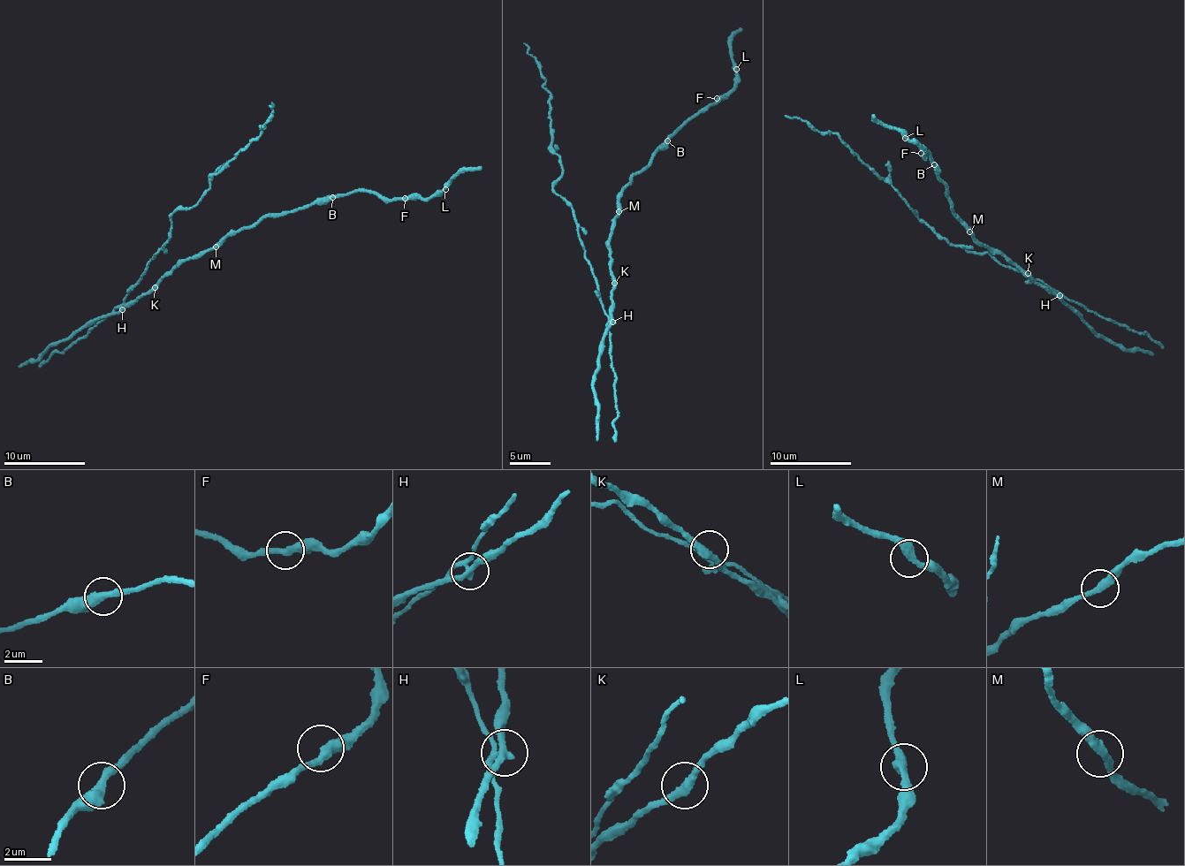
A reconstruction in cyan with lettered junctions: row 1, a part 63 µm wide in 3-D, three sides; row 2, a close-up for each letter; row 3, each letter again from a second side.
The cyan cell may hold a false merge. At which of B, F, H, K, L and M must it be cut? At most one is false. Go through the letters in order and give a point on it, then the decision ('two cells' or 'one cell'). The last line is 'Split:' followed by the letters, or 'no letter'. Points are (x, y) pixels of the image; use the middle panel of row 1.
B: (667, 140) | one cell
F: (717, 98) | one cell
H: (612, 322) | two cells
K: (614, 283) | one cell
L: (736, 69) | one cell
M: (619, 211) | one cell
Split: H

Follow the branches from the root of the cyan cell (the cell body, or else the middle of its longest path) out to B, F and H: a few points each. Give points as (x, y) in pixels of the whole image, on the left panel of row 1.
B: (154, 289), (180, 264), (201, 255), (231, 235), (250, 229), (267, 216), (282, 216), (323, 203), (332, 197)
F: (154, 289), (180, 264), (267, 216), (282, 216), (358, 191), (405, 198)
H: (154, 289), (128, 303), (122, 310)

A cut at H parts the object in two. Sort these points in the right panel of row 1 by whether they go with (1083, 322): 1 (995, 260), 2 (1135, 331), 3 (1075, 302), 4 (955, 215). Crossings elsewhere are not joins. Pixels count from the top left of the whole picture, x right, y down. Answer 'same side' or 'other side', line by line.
1: other side
2: other side
3: other side
4: same side

